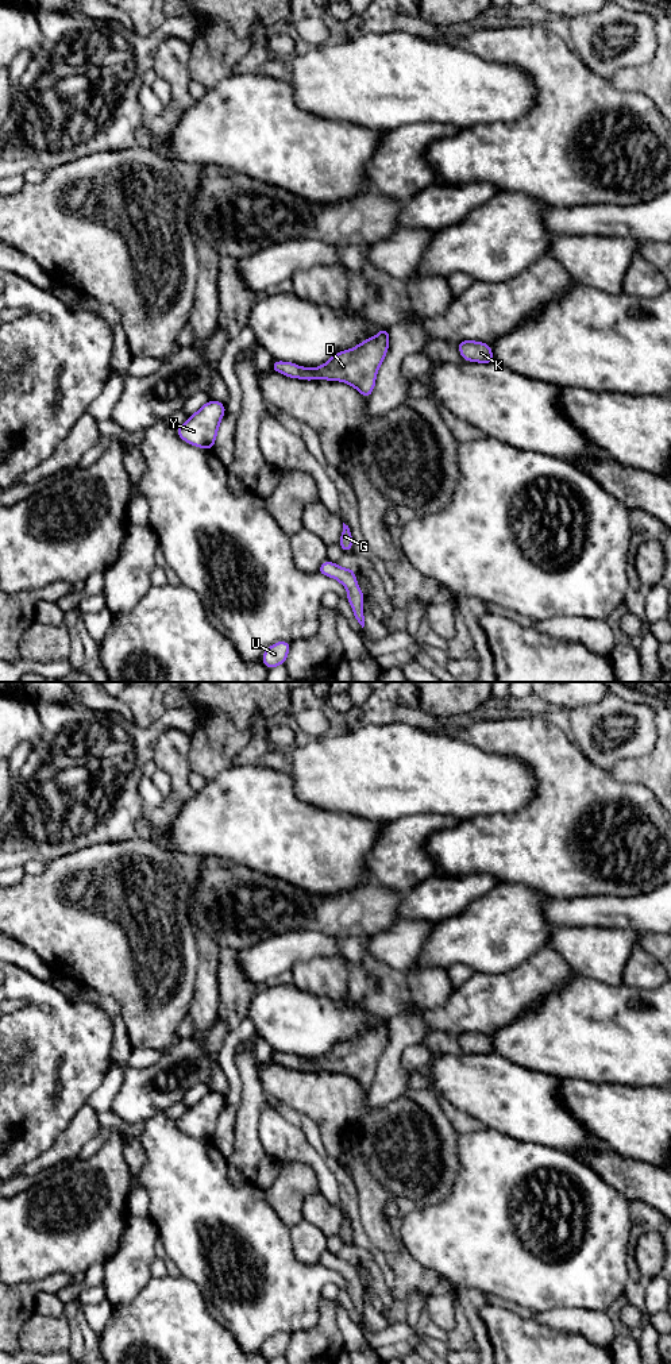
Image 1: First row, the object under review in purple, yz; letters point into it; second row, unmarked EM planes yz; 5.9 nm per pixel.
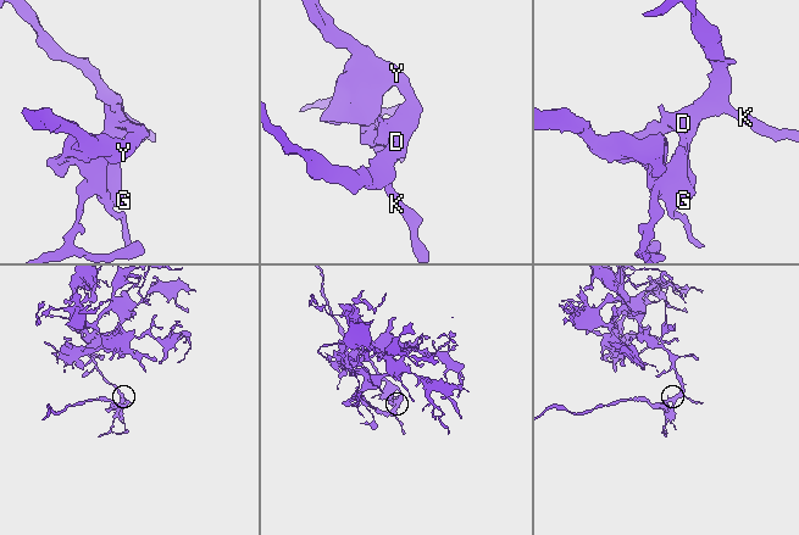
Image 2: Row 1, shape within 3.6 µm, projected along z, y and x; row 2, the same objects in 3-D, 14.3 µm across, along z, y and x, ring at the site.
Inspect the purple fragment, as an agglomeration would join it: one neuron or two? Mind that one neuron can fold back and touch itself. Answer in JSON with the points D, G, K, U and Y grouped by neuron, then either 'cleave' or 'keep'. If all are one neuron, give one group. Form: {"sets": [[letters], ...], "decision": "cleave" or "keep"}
{"sets": [["D", "G", "K", "U", "Y"]], "decision": "keep"}

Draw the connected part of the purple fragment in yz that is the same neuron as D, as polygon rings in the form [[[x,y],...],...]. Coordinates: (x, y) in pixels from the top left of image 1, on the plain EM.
[[[381,1020],[375,1028],[365,1030],[350,1041],[333,1045],[319,1059],[302,1059],[293,1053],[274,1052],[271,1060],[289,1070],[340,1072],[369,1090],[375,1079],[381,1055],[389,1041],[389,1021]]]

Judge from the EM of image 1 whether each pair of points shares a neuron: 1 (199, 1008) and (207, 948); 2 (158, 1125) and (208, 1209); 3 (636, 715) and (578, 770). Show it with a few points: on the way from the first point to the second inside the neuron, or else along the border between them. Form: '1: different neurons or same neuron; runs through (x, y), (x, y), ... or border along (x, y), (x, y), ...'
1: same neuron; runs through (207, 993), (207, 963)
2: same neuron; runs through (165, 1145), (186, 1179), (189, 1189)
3: different neurons; border along (569, 735), (571, 742), (594, 765), (609, 773)

